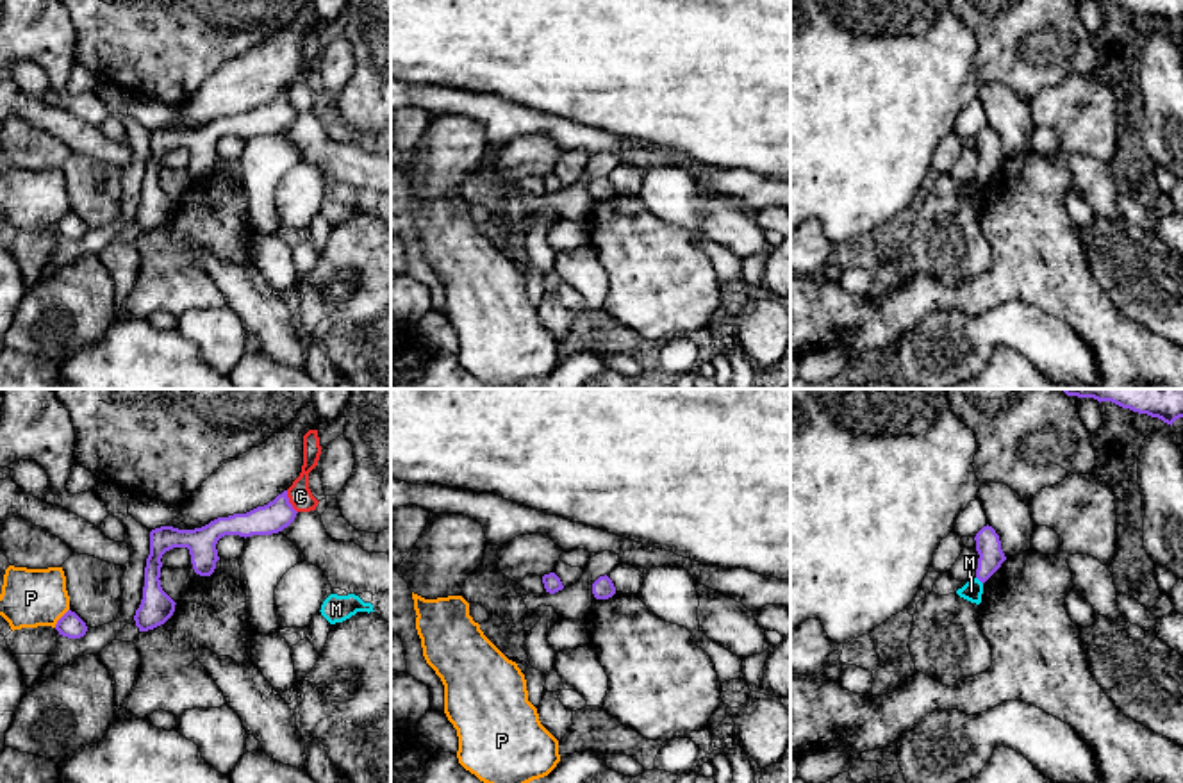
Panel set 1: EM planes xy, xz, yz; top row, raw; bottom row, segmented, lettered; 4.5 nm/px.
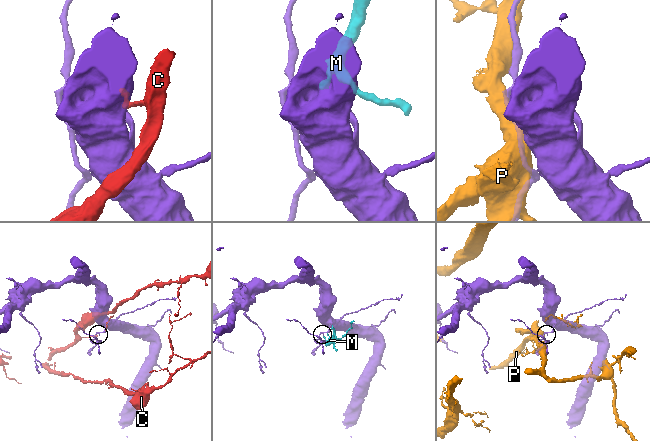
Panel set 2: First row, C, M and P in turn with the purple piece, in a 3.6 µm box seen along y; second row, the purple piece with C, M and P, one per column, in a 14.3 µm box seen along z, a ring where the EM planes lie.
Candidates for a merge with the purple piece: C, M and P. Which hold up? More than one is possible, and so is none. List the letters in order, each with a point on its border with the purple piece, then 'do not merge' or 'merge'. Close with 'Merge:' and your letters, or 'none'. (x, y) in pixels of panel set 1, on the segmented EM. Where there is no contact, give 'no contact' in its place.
C: xy (288, 502) | do not merge
M: yz (978, 578) | do not merge
P: xy (61, 618) | do not merge
Merge: none

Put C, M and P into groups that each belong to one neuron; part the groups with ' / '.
C / M / P

